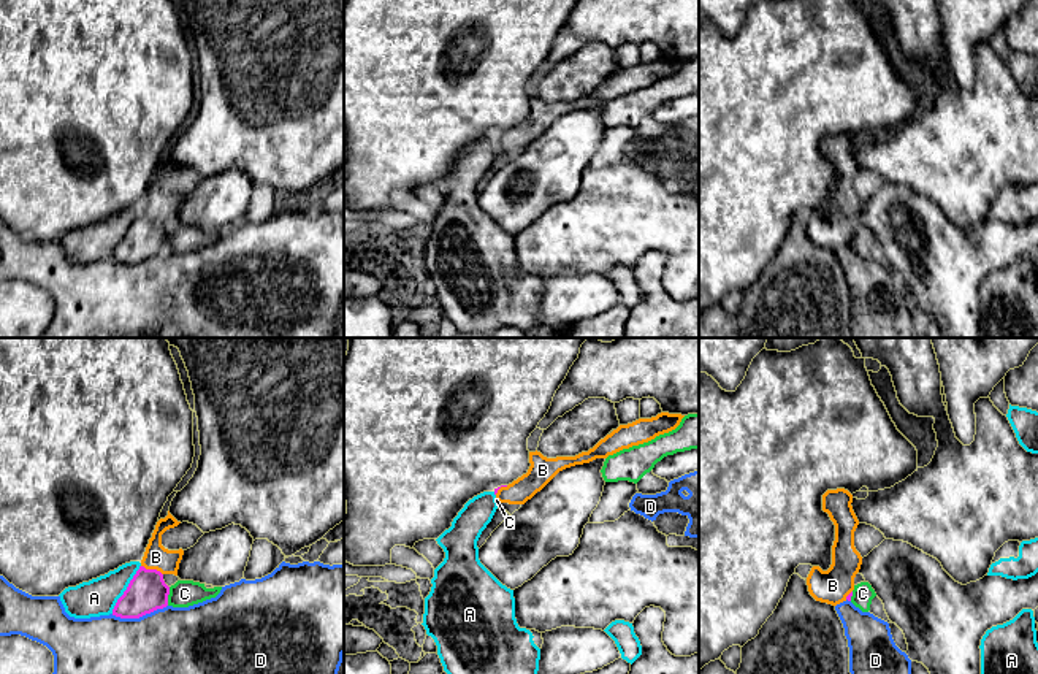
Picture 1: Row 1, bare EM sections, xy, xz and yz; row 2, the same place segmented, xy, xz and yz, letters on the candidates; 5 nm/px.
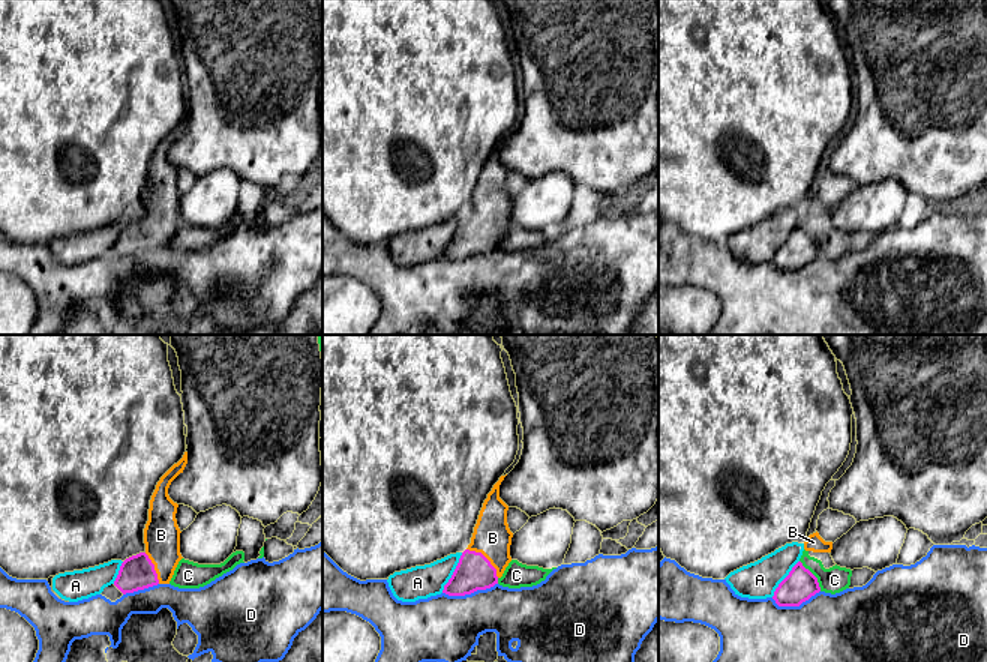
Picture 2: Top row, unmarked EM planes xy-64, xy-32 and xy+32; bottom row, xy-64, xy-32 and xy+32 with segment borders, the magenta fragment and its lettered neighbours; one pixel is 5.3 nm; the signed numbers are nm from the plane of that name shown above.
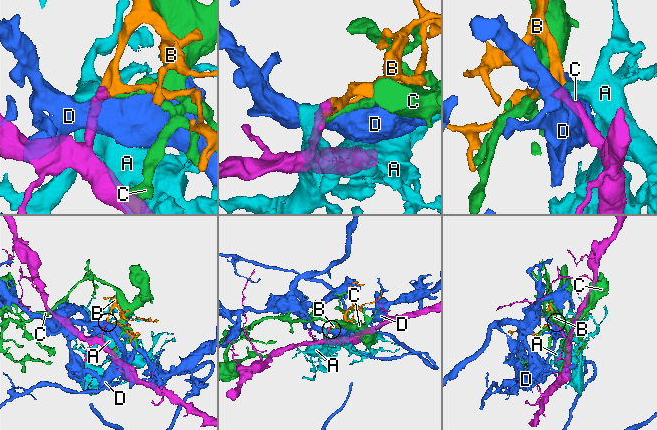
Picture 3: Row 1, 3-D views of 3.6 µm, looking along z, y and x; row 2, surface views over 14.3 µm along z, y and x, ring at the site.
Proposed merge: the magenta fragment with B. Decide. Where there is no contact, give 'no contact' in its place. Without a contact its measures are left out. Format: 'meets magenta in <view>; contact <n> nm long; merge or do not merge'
meets magenta in xy; contact 120 nm long; merge

